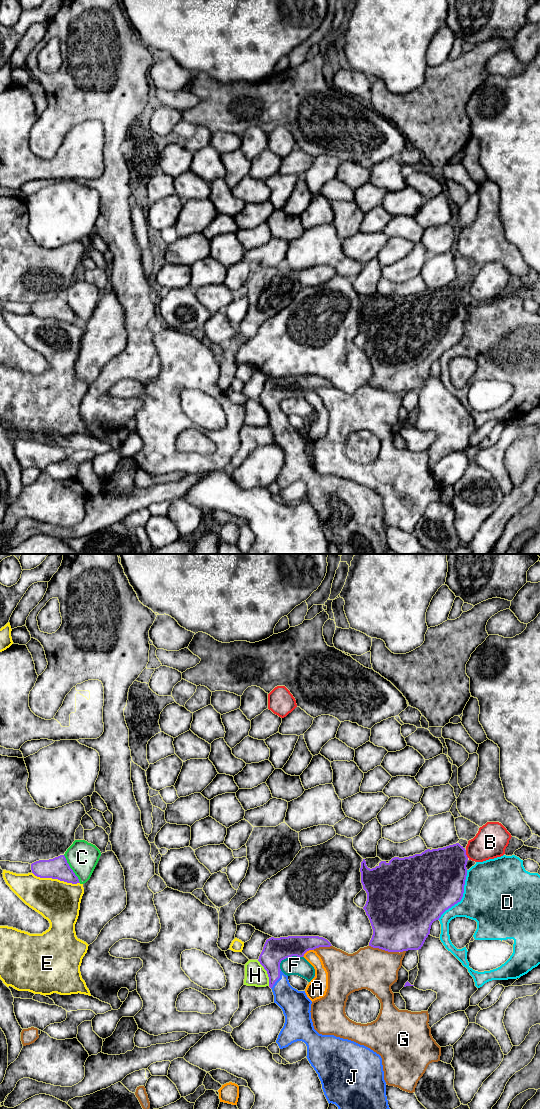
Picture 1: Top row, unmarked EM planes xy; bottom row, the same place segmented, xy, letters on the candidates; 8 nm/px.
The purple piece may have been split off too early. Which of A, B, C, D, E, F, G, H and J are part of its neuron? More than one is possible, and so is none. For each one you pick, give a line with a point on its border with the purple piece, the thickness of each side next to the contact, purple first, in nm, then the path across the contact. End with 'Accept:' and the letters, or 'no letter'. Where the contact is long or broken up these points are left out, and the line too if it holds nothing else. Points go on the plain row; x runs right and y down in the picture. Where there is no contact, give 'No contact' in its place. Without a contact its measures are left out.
J: Touches purple at xy (278, 418). Thickness 200 nm (purple) against 220 nm. Path across: xy (275, 390), (274, 413), (278, 418), (282, 431), (295, 444)
Accept: J

